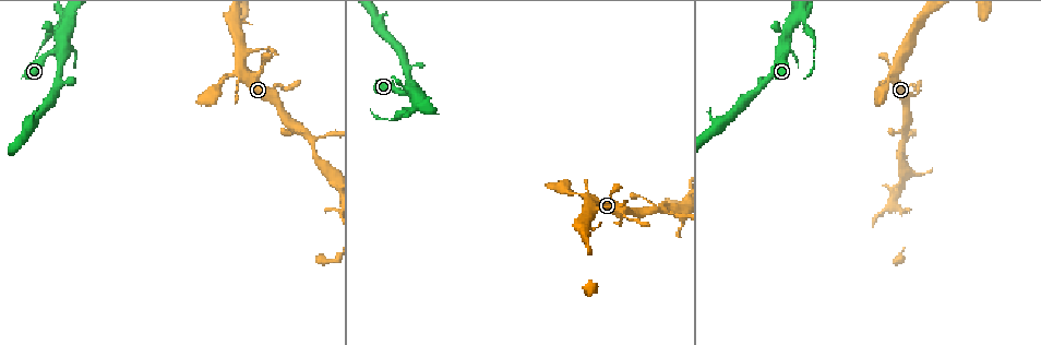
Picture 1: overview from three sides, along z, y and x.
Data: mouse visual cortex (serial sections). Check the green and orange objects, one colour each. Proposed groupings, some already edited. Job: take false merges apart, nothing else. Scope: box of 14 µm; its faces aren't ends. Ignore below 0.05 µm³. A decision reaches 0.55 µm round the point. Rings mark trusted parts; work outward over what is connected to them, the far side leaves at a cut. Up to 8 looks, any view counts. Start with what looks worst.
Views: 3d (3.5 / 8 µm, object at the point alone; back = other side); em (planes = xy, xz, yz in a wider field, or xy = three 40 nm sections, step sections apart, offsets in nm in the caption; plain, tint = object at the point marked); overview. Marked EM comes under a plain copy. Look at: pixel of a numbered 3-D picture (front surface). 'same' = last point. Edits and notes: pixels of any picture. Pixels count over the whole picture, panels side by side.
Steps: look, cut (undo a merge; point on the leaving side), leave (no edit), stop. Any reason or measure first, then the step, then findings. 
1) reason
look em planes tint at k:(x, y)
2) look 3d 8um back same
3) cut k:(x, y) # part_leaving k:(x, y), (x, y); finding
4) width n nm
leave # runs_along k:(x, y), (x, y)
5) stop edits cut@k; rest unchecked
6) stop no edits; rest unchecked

three arms meet
look em xy step 5 tint at 1:(905, 142)

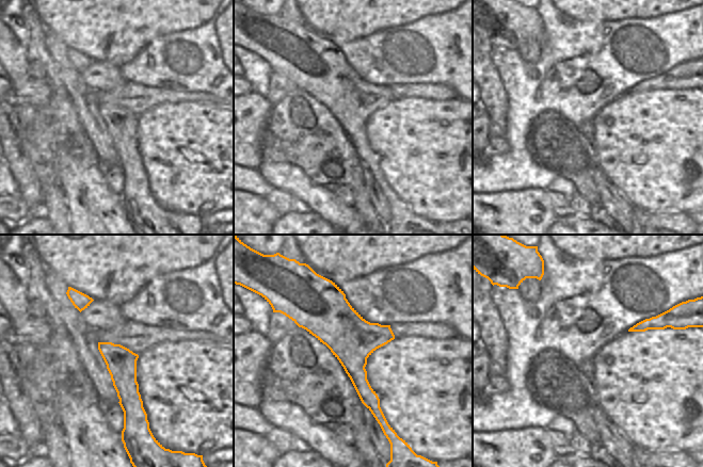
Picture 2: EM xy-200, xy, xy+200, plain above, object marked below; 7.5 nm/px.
look 3d 3.5um back same

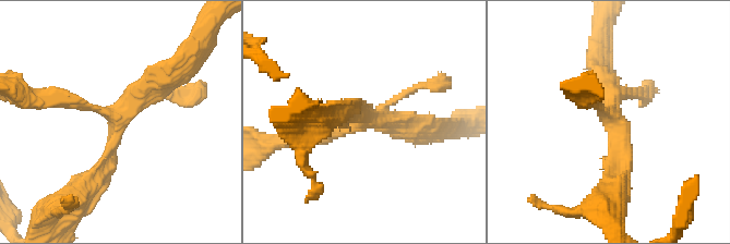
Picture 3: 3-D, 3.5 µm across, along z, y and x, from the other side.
leave # runs_along 2:(329, 288), (380, 419); continuous, no second cell

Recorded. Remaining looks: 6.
calibre changes
look 3d 3.5um at 1:(578, 193)

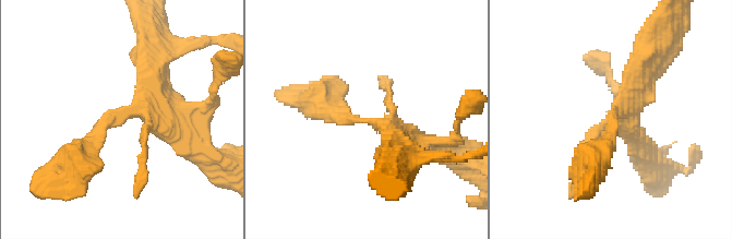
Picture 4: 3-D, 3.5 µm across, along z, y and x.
arm_widths 300, 300 nm
look em xy step 3 tint at 4:(364, 119)

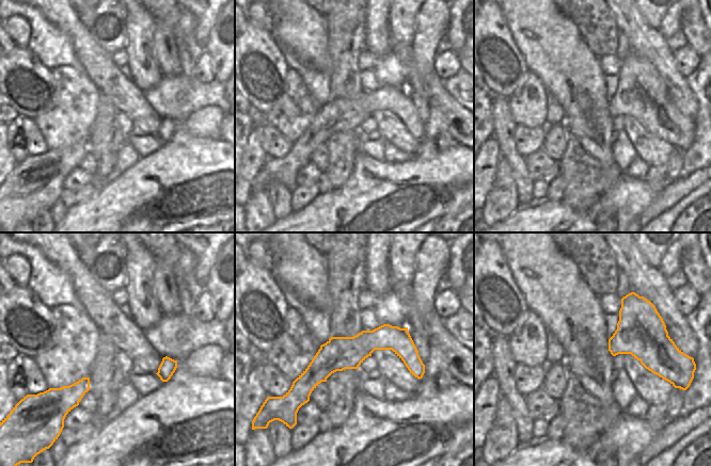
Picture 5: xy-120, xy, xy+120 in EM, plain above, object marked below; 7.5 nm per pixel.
cut it another way
look em xy step 1 tint same

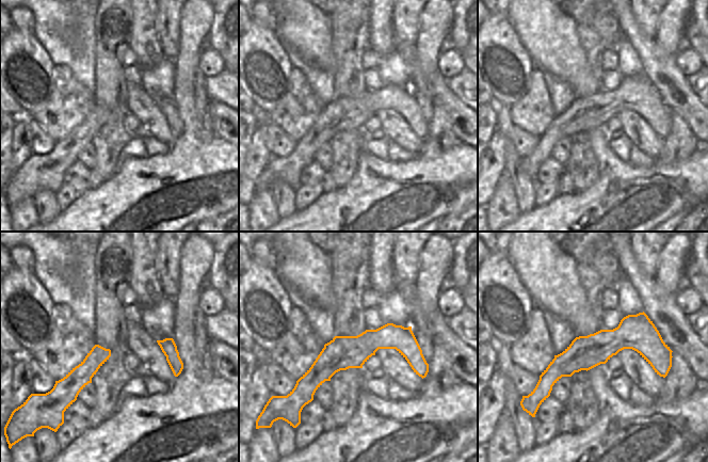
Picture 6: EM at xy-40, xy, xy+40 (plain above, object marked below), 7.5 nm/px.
leave # runs_along 6:(668, 357), (610, 341), (538, 389); one cell here

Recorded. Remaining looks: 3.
three arms meet
look 3d 3.5um at 1:(788, 52)

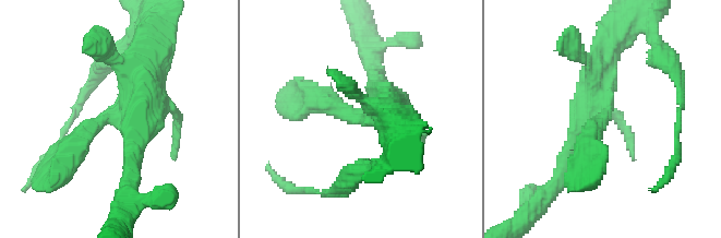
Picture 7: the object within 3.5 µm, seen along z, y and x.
now the EM
look em planes tint at 7:(599, 112)

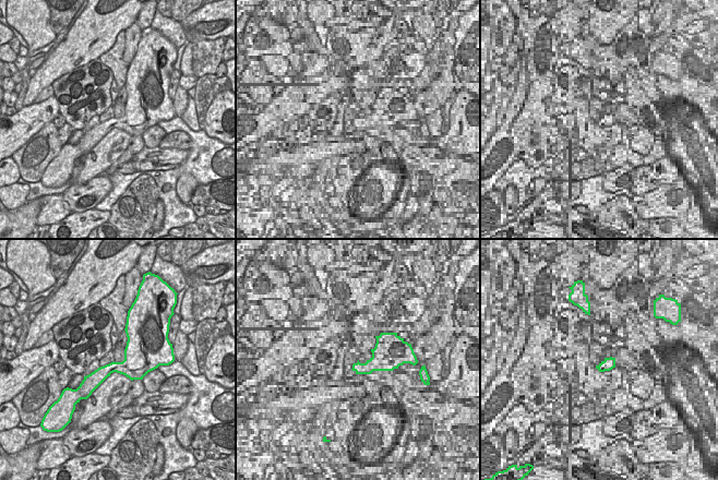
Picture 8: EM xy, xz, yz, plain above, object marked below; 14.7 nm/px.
leave # runs_along 7:(71, 149), (131, 111), (131, 173); continuous, no second cell

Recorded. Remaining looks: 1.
stop no edits; rest unchecked

